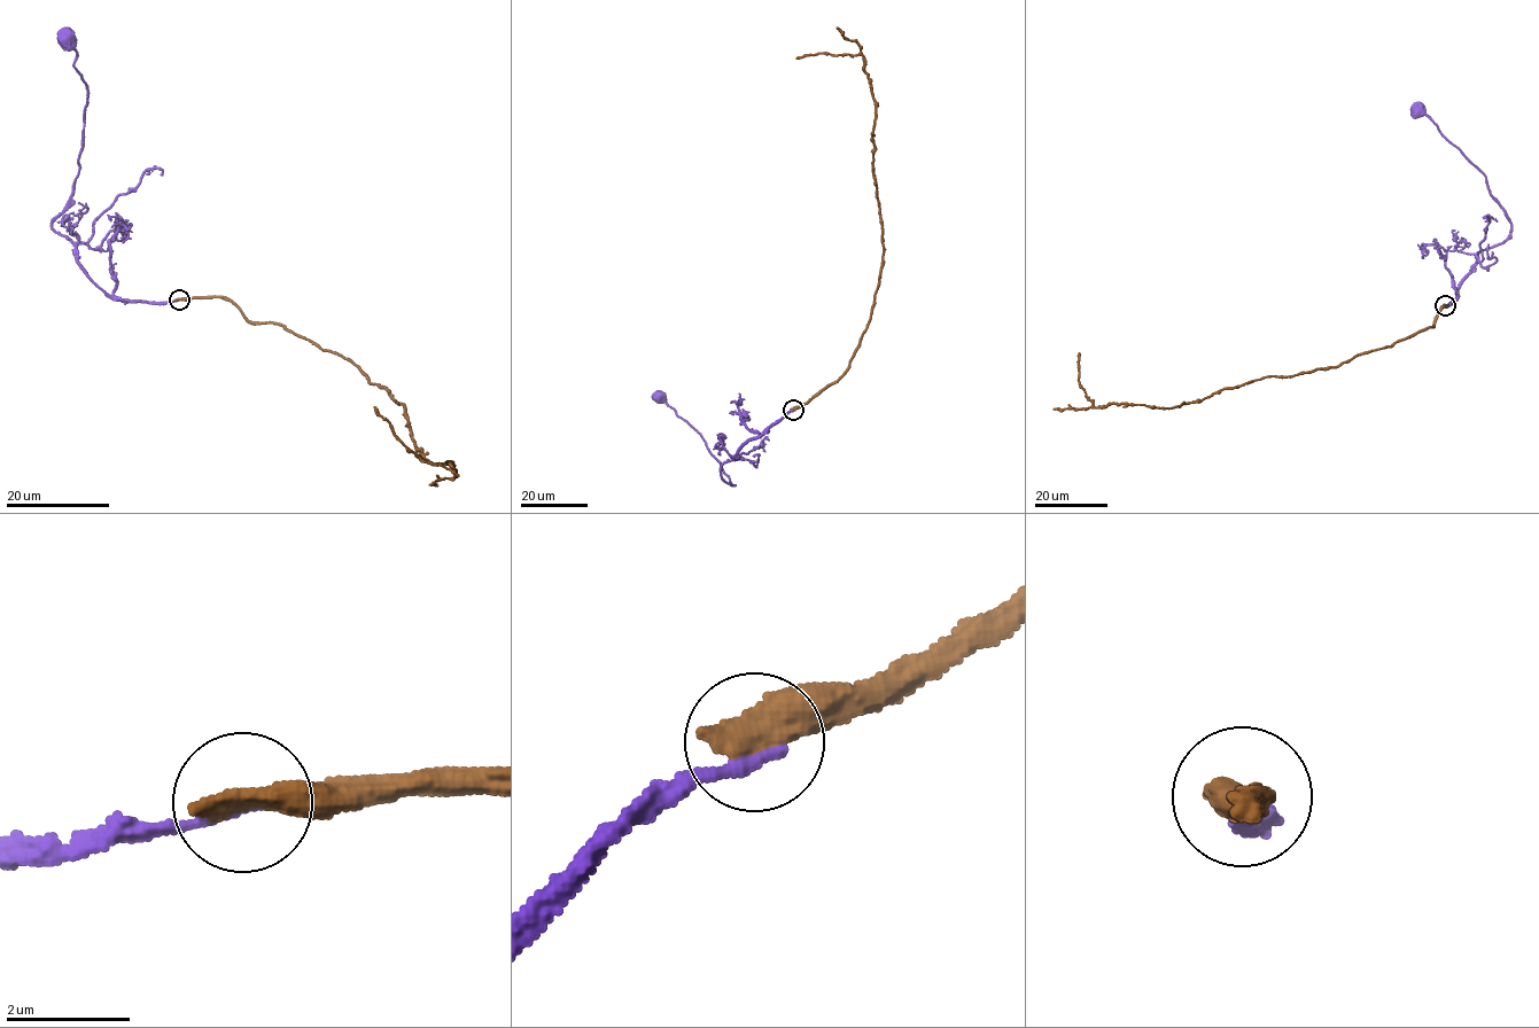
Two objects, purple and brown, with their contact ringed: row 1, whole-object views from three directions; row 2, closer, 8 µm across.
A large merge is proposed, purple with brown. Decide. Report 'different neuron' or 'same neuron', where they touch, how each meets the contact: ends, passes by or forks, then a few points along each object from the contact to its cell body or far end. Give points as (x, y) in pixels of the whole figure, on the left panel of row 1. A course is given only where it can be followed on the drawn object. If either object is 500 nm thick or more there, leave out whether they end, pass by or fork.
different neuron; at (179, 300); purple runs (179, 298), (108, 295), (51, 225), (78, 171), (88, 86), (63, 38); brown runs (179, 298), (224, 297), (248, 320), (354, 363), (405, 405), (426, 459), (455, 472), (422, 462), (374, 406)

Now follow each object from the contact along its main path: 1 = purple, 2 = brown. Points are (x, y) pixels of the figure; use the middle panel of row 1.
1: (793, 410), (720, 466), (721, 476), (731, 485), (698, 430), (657, 397)
2: (793, 409), (849, 365), (870, 317), (883, 248), (872, 164), (876, 102), (863, 57), (797, 59)

